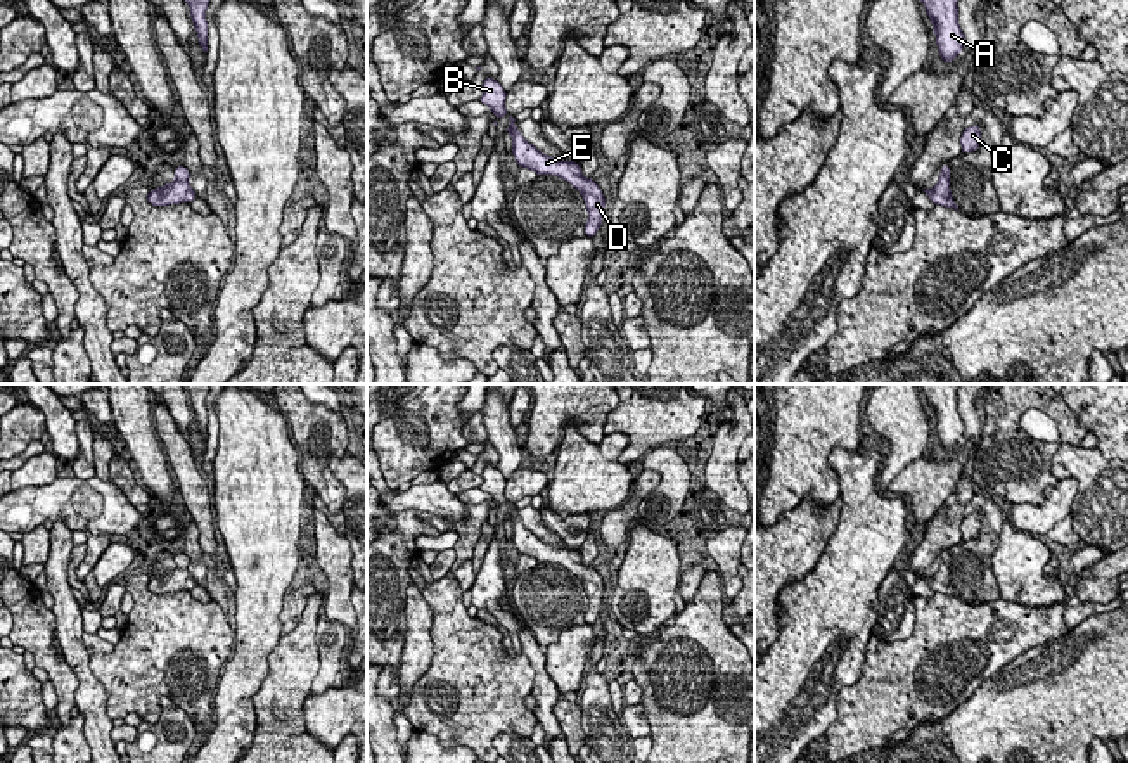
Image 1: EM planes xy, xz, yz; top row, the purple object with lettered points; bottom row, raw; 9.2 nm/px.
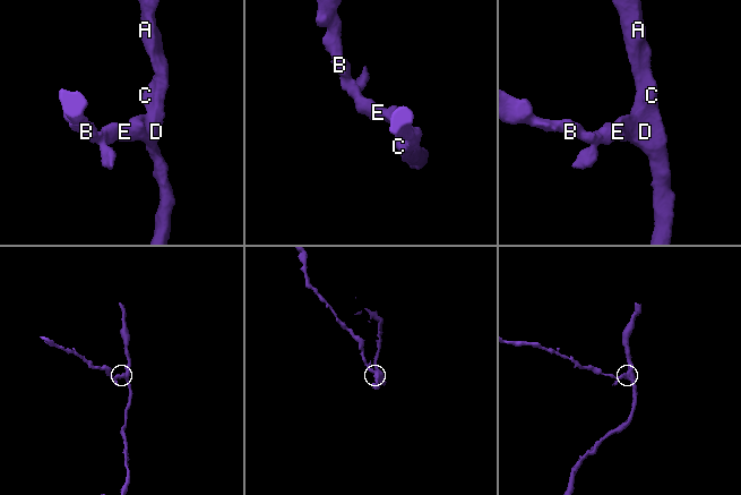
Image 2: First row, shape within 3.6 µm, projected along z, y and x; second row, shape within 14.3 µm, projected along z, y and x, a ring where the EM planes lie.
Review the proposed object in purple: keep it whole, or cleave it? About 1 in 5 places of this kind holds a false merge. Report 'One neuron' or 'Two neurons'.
One neuron

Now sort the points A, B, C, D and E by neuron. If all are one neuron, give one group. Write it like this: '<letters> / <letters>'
A B C D E

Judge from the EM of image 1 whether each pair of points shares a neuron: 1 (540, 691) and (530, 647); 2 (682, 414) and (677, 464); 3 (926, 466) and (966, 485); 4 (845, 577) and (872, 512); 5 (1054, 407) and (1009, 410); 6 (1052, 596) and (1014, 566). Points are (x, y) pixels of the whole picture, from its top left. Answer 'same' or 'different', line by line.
1: same
2: different
3: different
4: same
5: same
6: same

